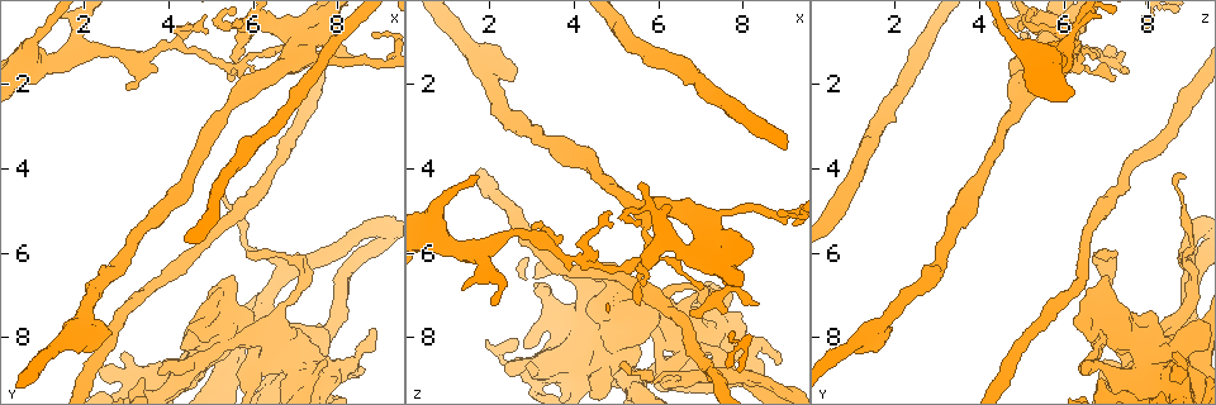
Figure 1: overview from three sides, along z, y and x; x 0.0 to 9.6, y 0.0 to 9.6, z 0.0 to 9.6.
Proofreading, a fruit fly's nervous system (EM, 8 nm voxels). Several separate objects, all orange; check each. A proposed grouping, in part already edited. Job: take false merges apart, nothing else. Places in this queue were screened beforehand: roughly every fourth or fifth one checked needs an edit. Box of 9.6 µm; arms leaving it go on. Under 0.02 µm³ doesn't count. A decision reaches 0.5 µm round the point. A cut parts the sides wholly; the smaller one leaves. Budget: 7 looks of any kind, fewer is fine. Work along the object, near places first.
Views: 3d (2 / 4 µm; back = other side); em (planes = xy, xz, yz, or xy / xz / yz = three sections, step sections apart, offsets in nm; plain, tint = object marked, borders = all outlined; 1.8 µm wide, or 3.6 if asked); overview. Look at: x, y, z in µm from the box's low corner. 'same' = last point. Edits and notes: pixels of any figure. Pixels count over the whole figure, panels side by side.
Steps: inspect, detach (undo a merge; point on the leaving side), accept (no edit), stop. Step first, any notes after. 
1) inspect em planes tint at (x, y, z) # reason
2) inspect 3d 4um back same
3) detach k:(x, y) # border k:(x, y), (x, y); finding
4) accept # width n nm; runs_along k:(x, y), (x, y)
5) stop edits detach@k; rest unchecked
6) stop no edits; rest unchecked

inspect 3d 4um at (6.35, 8.55, 7.65) # touches itself

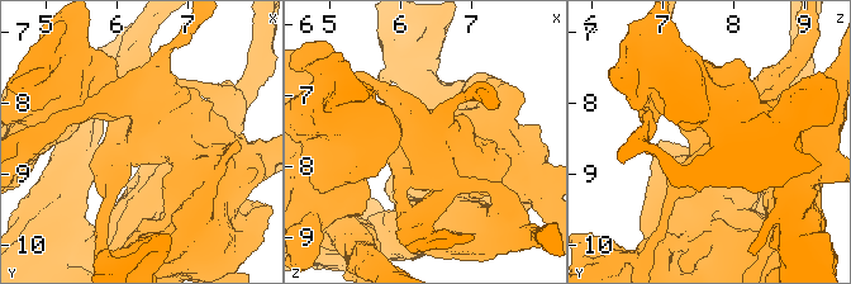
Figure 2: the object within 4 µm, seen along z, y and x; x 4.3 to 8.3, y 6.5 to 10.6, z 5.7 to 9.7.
inspect em 3.6um xz step 4 borders same

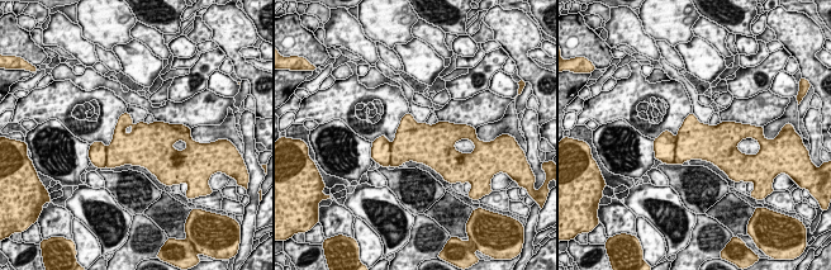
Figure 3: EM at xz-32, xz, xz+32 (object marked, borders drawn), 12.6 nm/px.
accept # continuous, no second neuron

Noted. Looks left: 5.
inspect 3d 4um back at (7.60, 6.05, 8.90) # closes a loop

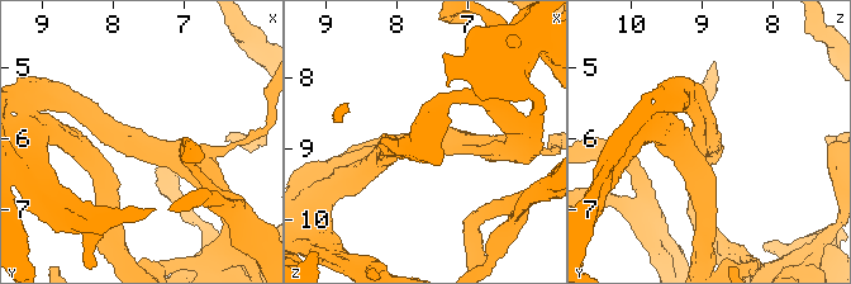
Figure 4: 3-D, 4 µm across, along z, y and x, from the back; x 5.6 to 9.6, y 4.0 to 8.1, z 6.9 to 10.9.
inspect em planes tint at (7.55, 6.10, 8.85) # need the tissue

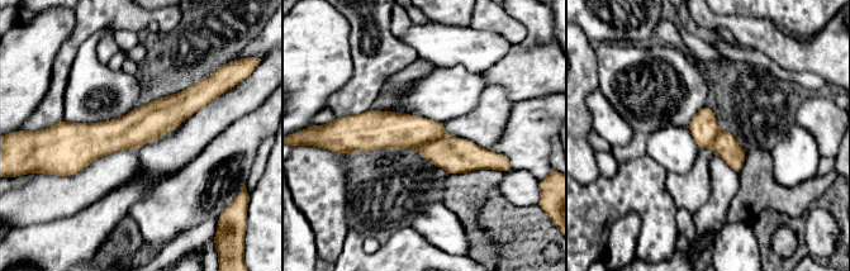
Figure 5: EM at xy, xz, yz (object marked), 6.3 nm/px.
accept # width 180 nm; runs_along 5:(348, 128), (497, 157); one neuron here

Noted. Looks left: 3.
inspect em 3.6um planes tint at (8.15, 8.75, 8.50) # sharp bend

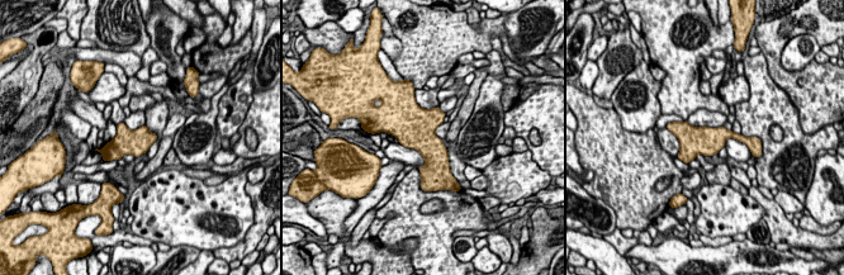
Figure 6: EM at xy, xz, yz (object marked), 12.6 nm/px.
accept # width 320 nm; all the same neuron

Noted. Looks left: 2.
stop no edits; rest unchecked

